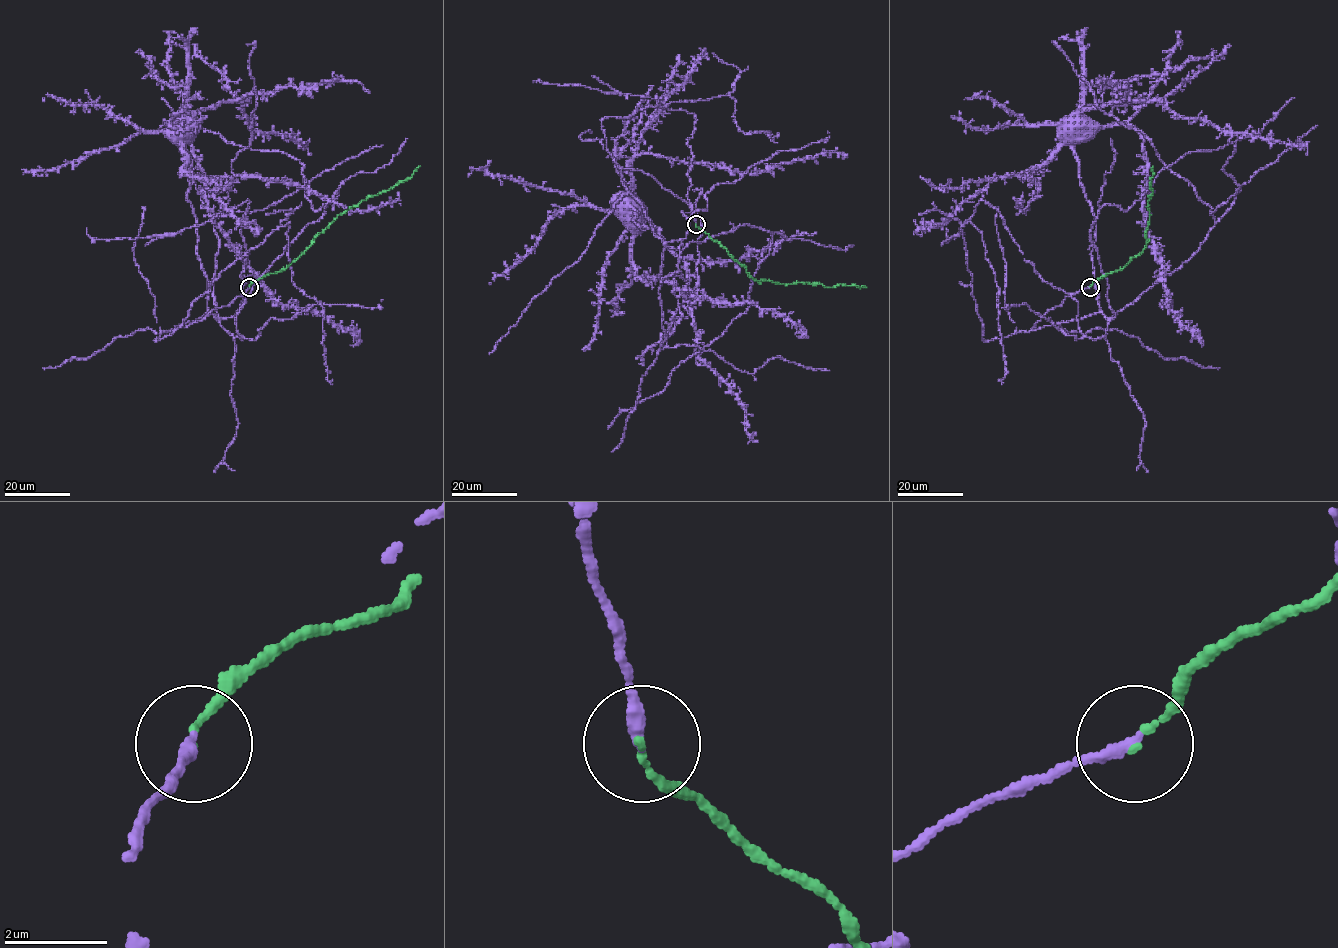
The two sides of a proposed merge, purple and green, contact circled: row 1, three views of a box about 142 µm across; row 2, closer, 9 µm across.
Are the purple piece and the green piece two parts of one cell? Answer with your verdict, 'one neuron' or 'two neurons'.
one neuron

